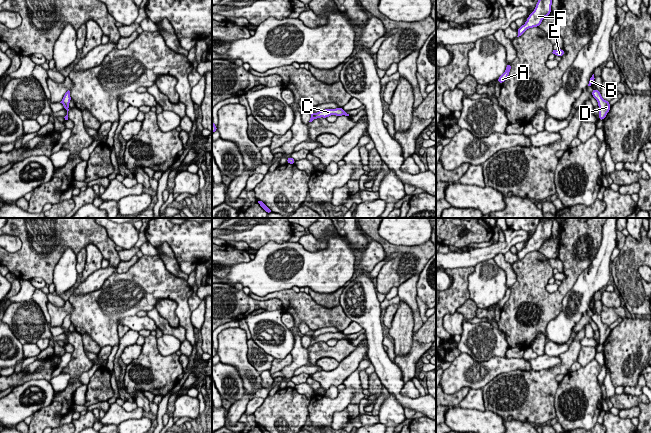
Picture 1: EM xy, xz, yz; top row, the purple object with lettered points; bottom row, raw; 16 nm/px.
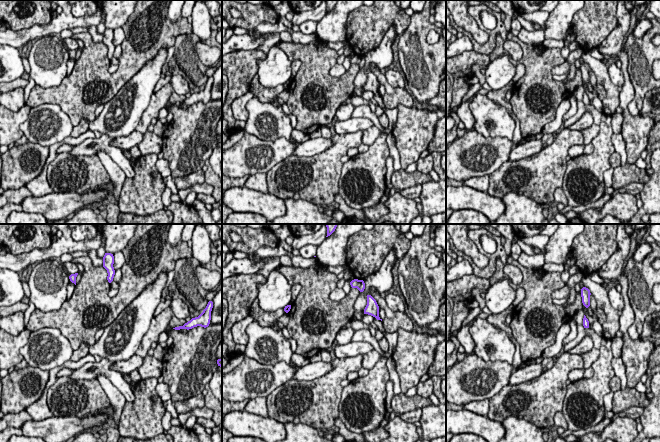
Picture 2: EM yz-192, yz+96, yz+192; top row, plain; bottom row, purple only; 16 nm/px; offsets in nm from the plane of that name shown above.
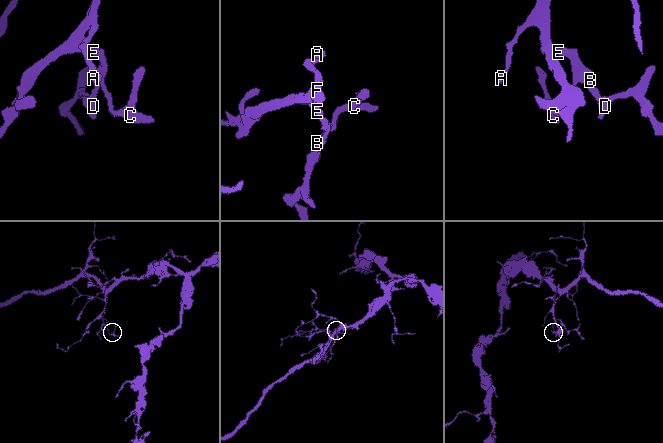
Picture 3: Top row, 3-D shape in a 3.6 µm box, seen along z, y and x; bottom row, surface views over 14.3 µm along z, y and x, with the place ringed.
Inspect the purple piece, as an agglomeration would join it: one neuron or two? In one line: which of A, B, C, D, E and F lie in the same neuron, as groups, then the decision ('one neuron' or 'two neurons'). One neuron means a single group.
A B C D E F | one neuron

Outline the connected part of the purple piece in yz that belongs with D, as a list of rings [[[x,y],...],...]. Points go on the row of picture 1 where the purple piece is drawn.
[[[594,89],[591,94],[598,102],[599,120],[604,120],[604,118],[606,117],[607,113],[609,112],[611,108],[609,101],[604,100],[601,97],[600,91],[597,89]]]

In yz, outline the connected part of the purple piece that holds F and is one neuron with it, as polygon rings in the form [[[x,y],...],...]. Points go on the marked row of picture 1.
[[[538,0],[534,11],[528,16],[527,21],[521,27],[518,28],[518,36],[533,27],[538,27],[542,20],[547,17],[551,12],[552,0]]]

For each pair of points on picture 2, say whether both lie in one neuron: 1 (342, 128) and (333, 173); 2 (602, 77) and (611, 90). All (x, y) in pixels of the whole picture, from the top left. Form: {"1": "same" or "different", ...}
{"1": "different", "2": "same"}

